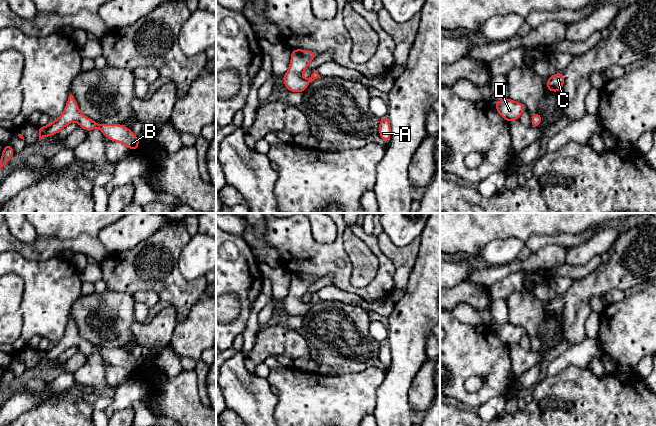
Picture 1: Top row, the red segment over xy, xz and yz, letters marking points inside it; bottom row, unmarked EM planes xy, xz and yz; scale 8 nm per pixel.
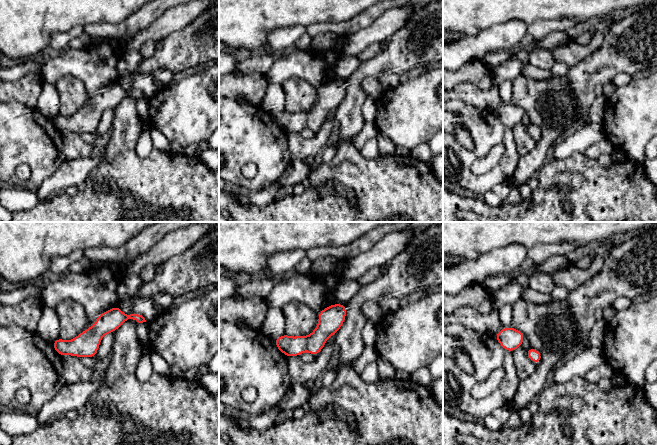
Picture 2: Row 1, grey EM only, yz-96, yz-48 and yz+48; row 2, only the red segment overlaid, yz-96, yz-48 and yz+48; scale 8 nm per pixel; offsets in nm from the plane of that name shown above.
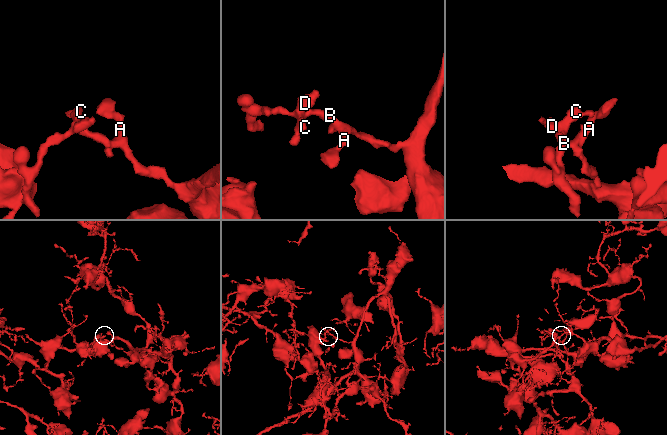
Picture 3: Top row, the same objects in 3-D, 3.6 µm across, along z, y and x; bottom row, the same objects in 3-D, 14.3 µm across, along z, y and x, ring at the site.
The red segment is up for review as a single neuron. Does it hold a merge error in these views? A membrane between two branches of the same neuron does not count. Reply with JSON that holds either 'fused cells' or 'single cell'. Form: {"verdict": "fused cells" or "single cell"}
{"verdict": "single cell"}

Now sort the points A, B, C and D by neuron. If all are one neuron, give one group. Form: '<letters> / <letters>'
A B C D

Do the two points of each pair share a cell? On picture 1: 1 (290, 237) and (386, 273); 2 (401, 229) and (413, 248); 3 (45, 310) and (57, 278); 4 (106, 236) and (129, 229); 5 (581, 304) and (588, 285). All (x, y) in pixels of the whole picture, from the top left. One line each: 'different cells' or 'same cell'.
1: same cell
2: different cells
3: same cell
4: same cell
5: same cell

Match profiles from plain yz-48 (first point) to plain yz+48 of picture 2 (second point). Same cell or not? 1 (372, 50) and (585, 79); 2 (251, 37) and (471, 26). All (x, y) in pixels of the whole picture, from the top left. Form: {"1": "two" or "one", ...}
{"1": "two", "2": "one"}

